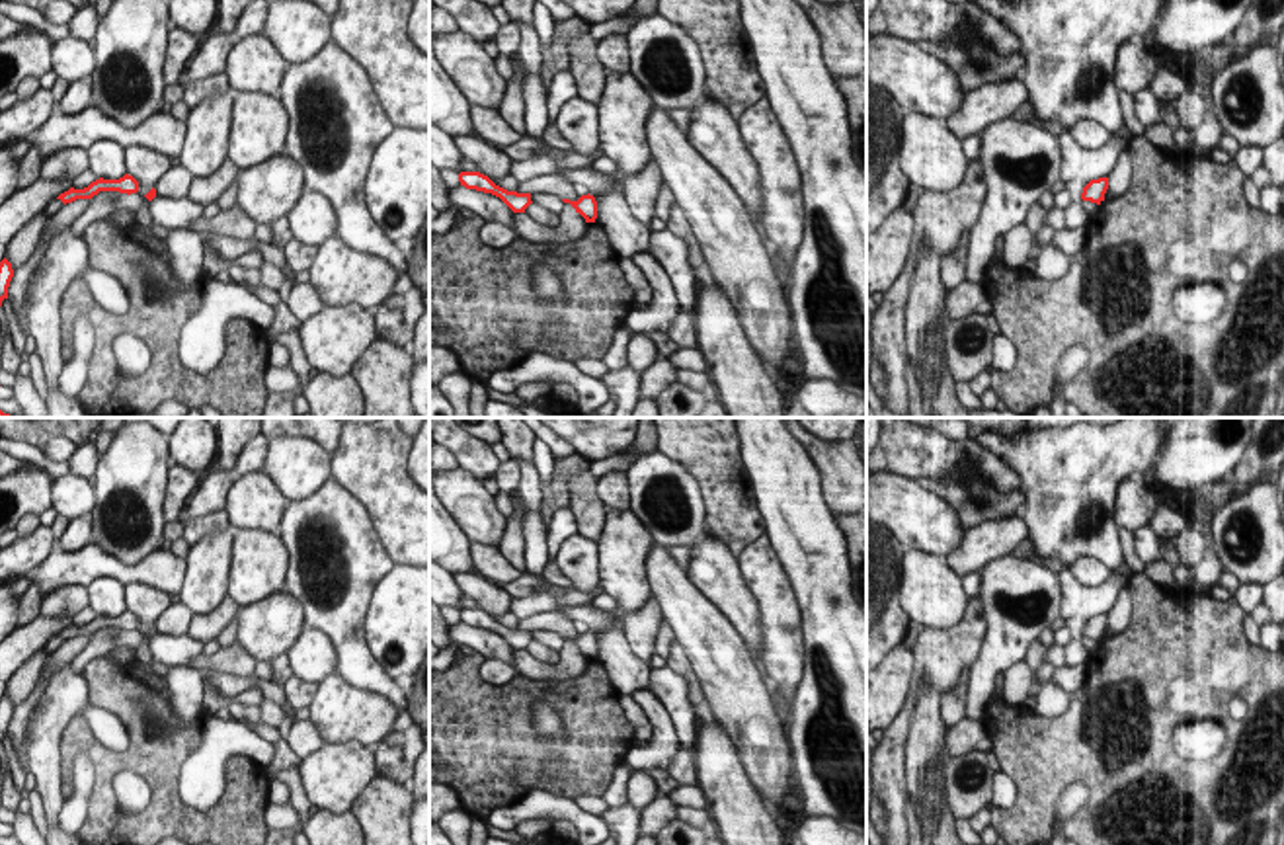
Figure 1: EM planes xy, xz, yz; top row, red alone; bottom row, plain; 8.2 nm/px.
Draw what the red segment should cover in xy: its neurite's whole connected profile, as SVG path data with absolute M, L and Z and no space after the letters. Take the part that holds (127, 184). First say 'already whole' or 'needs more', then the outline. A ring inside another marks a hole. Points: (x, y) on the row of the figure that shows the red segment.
already whole | M125 174L119 180L103 180L103 178L100 178L100 180L92 181L84 189L70 187L68 191L60 193L57 199L60 199L66 205L66 203L72 203L76 199L92 199L100 191L119 191L119 193L131 195L131 193L139 191L139 181L129 174Z

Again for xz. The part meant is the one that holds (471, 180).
already whole | M461 172L459 181L466 189L476 189L500 197L513 213L525 213L525 209L533 203L531 193L507 191L480 172Z

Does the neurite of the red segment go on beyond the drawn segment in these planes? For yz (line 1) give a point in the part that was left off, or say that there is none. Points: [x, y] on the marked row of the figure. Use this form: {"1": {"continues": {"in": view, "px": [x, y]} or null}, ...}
{"1": {"continues": null}}

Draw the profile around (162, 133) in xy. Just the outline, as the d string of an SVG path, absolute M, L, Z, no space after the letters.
M53 103L53 111L39 127L33 144L41 150L43 158L62 148L88 150L98 141L113 141L123 150L144 146L168 158L178 158L185 131L187 125L172 115L154 113L135 129L125 129L94 105L88 105L78 115L66 115L60 103Z

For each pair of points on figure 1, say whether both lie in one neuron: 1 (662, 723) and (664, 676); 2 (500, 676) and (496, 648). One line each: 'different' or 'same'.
1: different
2: different

